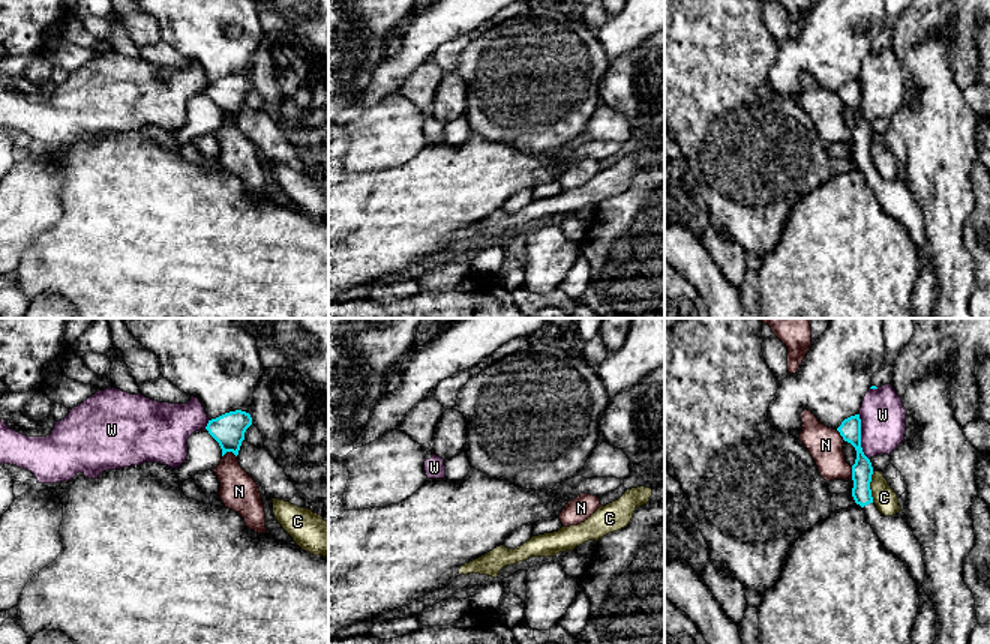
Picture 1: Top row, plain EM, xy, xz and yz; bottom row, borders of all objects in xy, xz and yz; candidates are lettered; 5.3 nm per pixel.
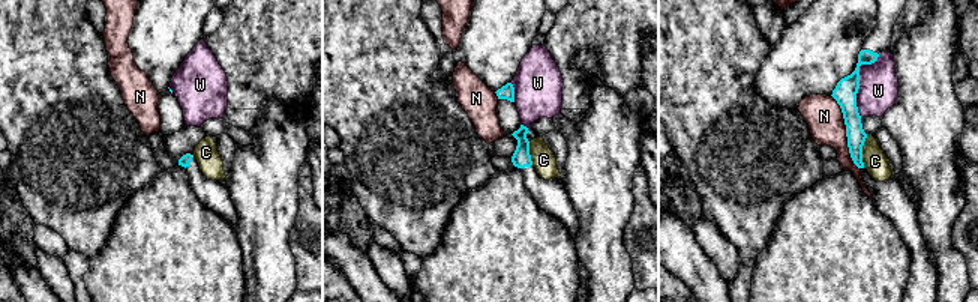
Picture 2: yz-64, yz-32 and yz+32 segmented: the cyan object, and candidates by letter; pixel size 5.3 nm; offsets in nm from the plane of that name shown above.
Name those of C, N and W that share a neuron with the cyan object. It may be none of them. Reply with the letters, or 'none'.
none

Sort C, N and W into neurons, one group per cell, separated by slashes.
C / N / W

